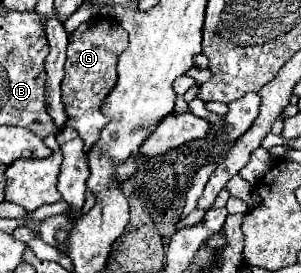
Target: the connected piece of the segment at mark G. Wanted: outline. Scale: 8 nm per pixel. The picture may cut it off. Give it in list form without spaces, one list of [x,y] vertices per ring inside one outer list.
[[[94,16],[87,20],[70,36],[68,40],[68,58],[66,58],[66,76],[62,78],[62,104],[68,114],[68,126],[78,132],[84,140],[84,152],[88,154],[90,148],[98,142],[102,128],[106,126],[106,116],[100,112],[100,104],[114,88],[118,80],[116,64],[122,50],[128,48],[128,36],[120,24],[106,17]]]

